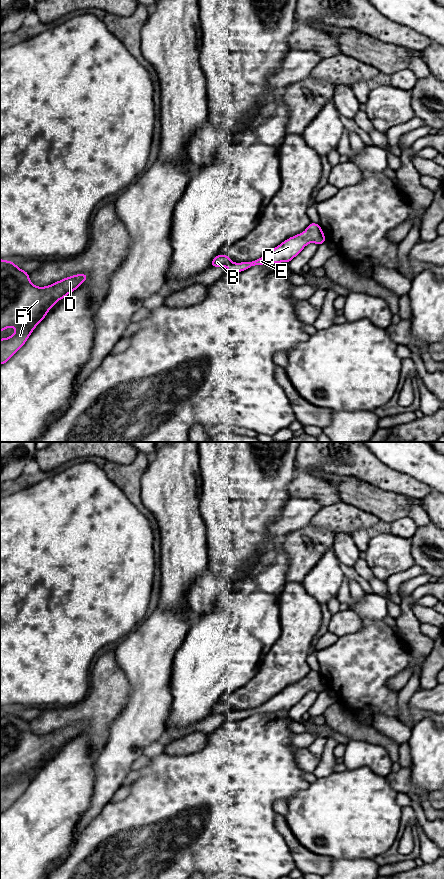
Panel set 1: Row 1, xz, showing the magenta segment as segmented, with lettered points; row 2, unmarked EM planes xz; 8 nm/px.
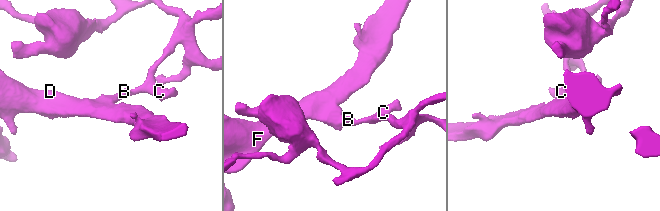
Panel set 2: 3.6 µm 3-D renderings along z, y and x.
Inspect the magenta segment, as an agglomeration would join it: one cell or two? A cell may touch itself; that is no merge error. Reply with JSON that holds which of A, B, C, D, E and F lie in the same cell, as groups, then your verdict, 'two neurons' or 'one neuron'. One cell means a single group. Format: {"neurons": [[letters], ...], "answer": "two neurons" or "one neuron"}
{"neurons": [["A", "B", "D", "F"], ["C", "E"]], "answer": "two neurons"}

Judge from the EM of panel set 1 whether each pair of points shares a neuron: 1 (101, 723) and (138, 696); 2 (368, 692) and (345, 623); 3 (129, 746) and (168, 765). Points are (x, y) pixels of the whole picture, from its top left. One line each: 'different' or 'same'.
1: different
2: different
3: different

